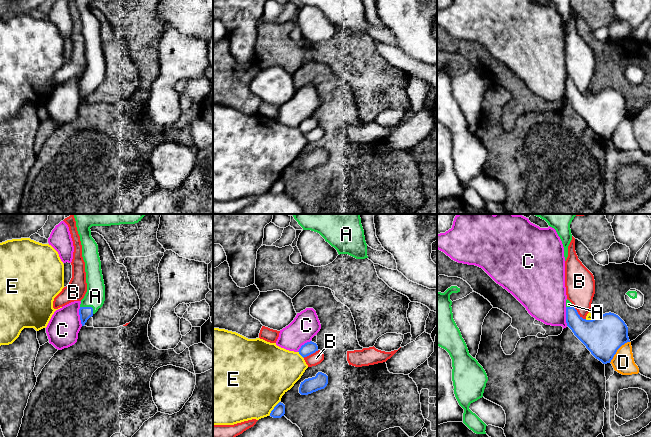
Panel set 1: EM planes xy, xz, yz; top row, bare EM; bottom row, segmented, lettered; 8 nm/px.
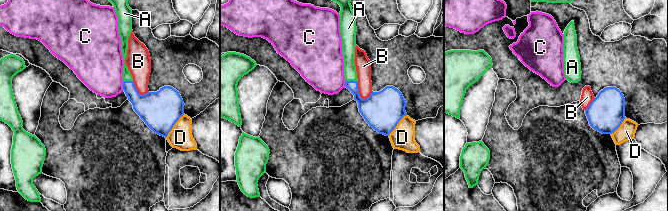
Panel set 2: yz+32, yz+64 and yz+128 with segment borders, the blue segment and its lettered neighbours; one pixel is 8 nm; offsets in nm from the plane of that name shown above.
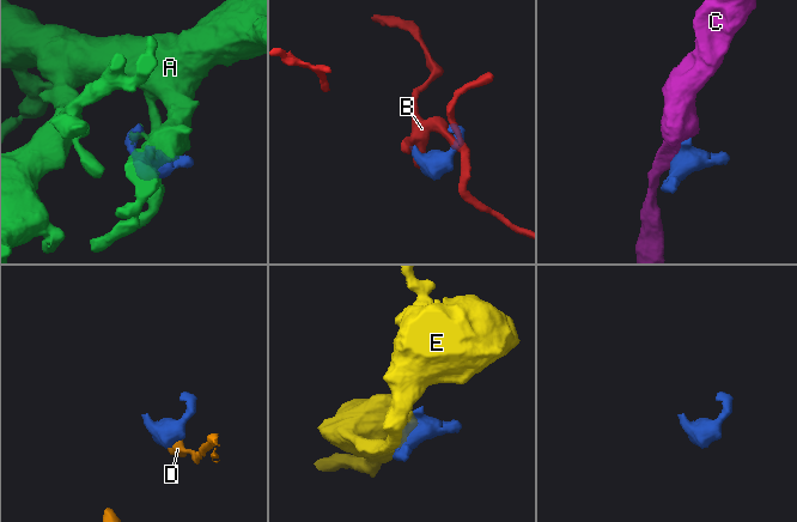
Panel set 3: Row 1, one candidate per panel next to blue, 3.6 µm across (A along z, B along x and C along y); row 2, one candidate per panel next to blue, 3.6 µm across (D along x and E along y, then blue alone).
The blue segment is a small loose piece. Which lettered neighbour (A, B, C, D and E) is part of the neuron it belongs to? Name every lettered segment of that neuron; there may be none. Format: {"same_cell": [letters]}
{"same_cell": ["A"]}

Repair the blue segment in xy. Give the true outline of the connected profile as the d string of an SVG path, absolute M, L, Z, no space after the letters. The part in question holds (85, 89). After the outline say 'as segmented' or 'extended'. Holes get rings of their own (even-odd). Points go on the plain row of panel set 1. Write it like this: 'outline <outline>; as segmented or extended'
outline M76 0L82 21L85 38L87 68L81 76L79 91L82 102L92 93L105 77L105 61L101 46L98 21L91 12L92 2L111 2L120 0Z; extended

